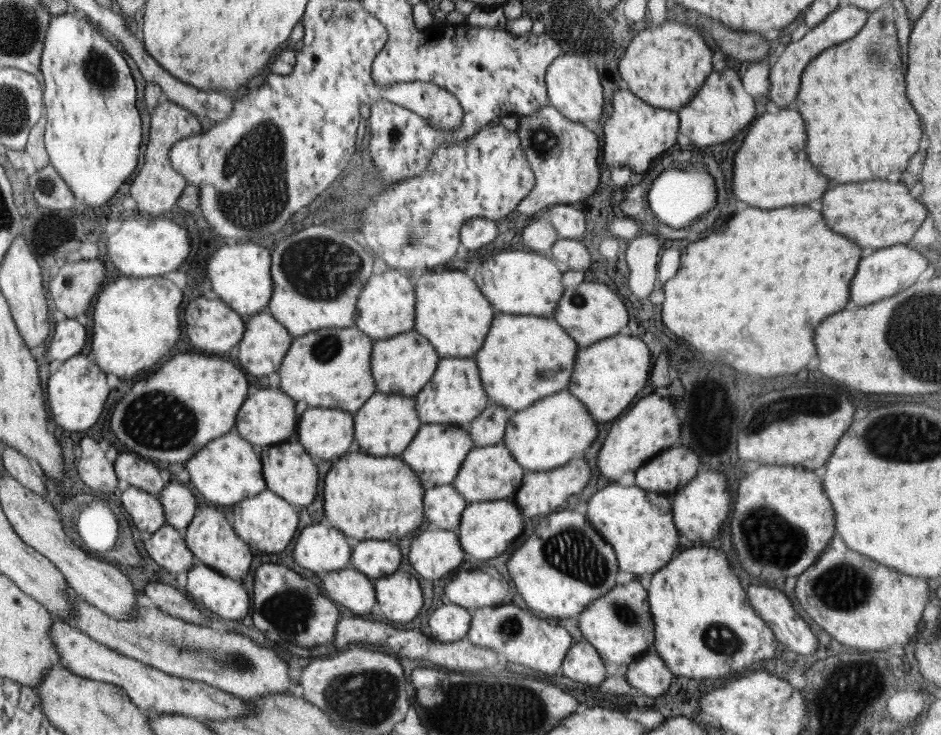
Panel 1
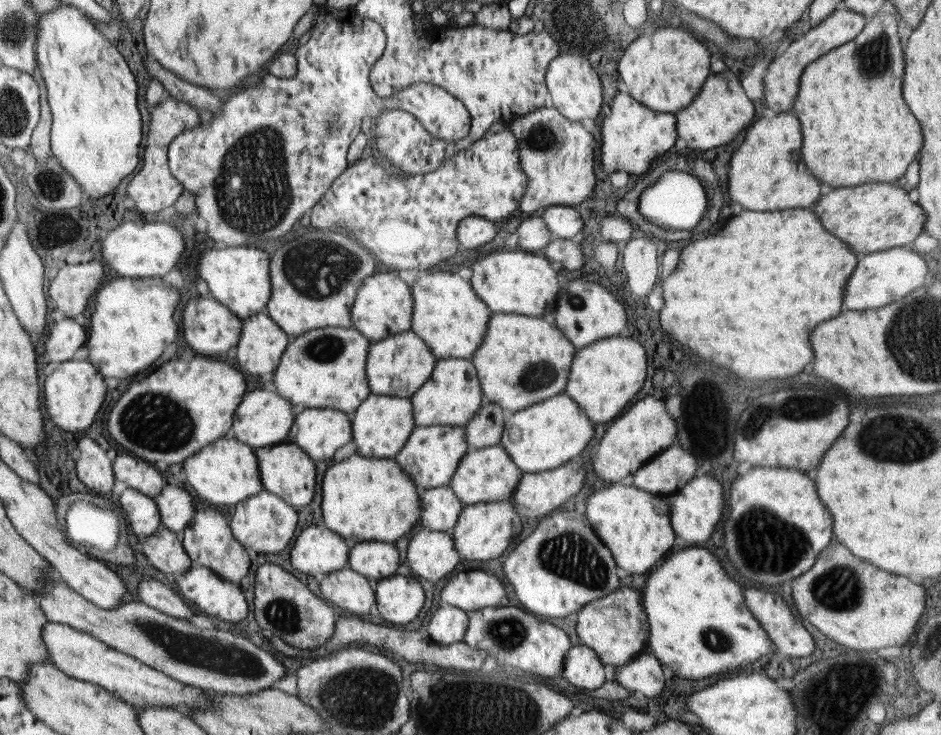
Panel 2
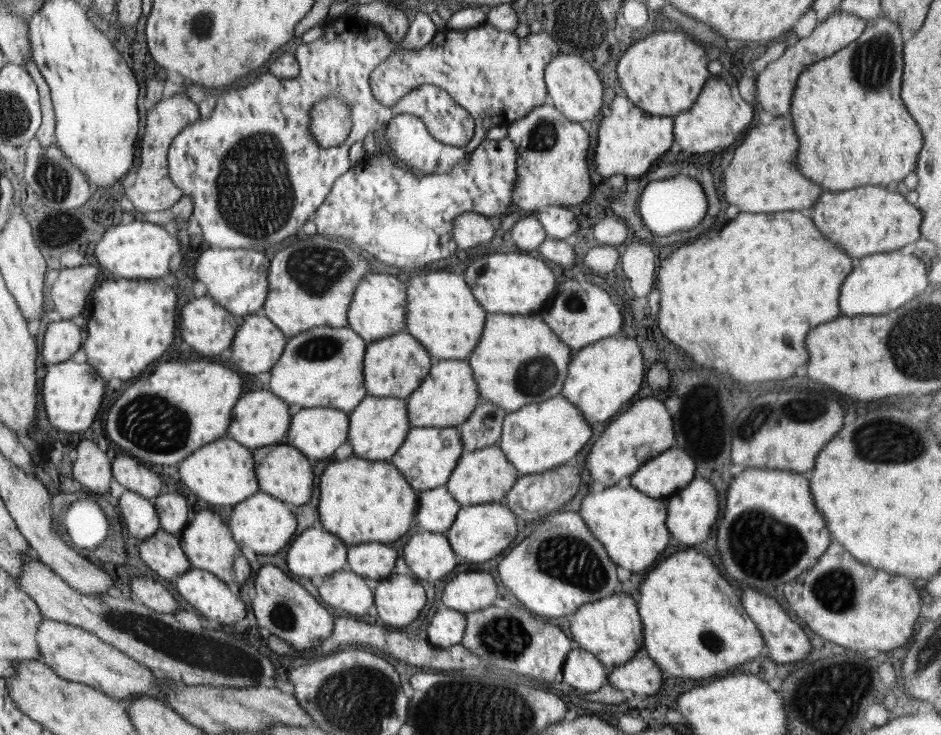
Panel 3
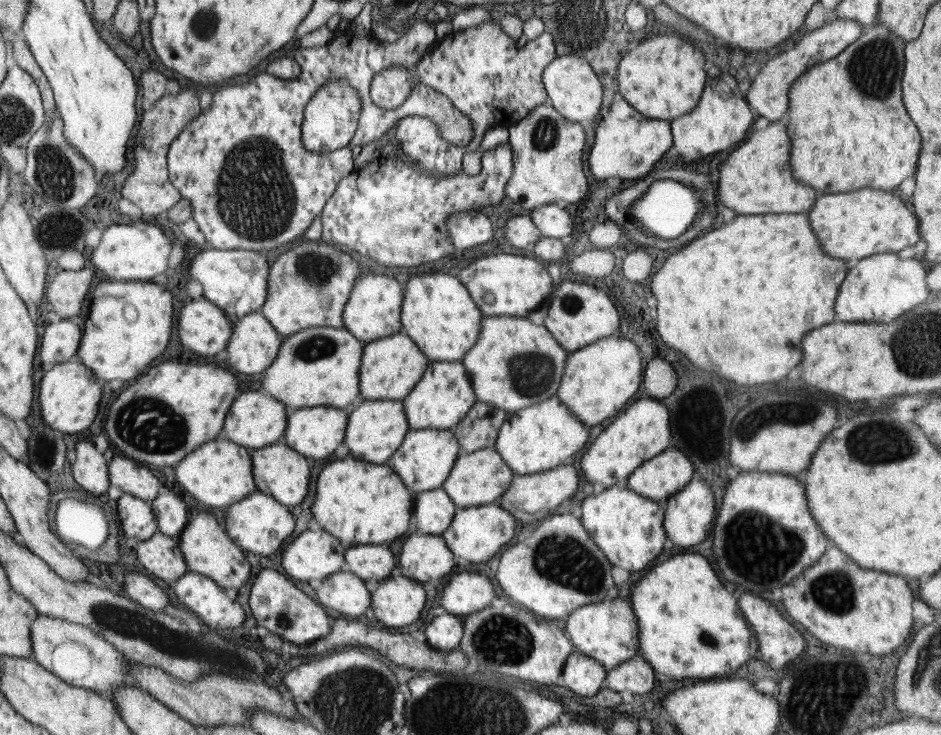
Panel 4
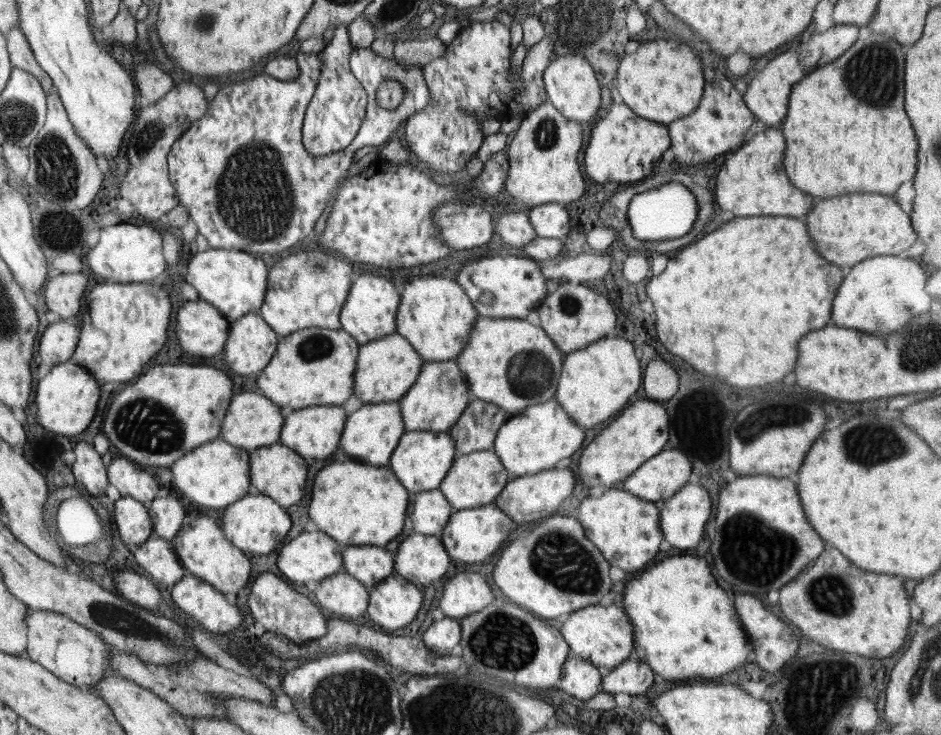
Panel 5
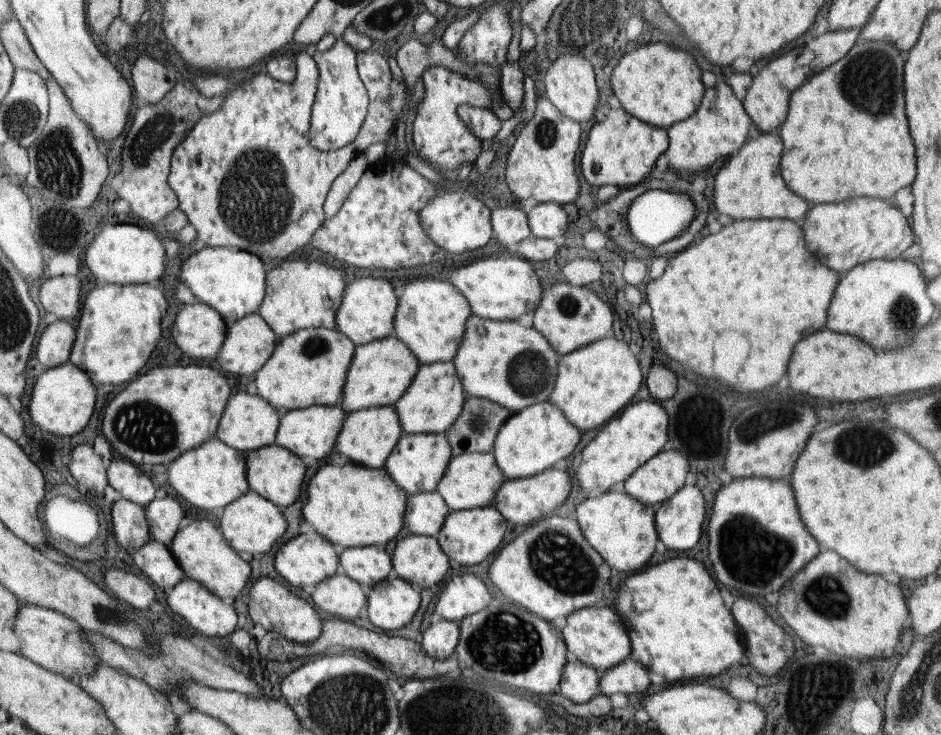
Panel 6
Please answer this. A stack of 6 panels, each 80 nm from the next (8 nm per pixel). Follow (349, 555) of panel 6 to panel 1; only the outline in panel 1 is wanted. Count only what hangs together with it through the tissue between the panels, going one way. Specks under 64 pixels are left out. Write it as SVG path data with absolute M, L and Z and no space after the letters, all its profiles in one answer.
M368 540L352 550L350 561L350 566L368 578L382 578L398 570L402 564L402 552L396 548L396 542Z

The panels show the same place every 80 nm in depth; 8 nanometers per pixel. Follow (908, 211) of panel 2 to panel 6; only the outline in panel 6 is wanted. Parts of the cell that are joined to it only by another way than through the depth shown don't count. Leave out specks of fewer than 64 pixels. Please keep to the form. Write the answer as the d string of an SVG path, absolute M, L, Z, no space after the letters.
M858 196L844 202L812 204L800 227L804 232L807 249L818 262L842 275L876 258L901 258L902 252L916 241L904 213L888 200L872 196Z

